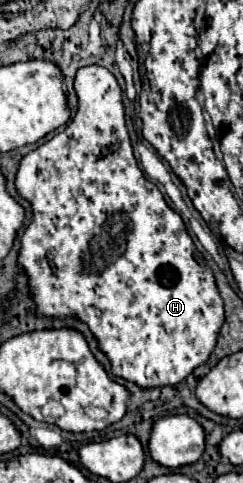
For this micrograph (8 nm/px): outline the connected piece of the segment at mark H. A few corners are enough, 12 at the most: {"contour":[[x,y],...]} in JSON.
{"contour":[[122,89],[20,161],[36,311],[112,373],[176,385],[224,323],[212,269],[134,159]]}

